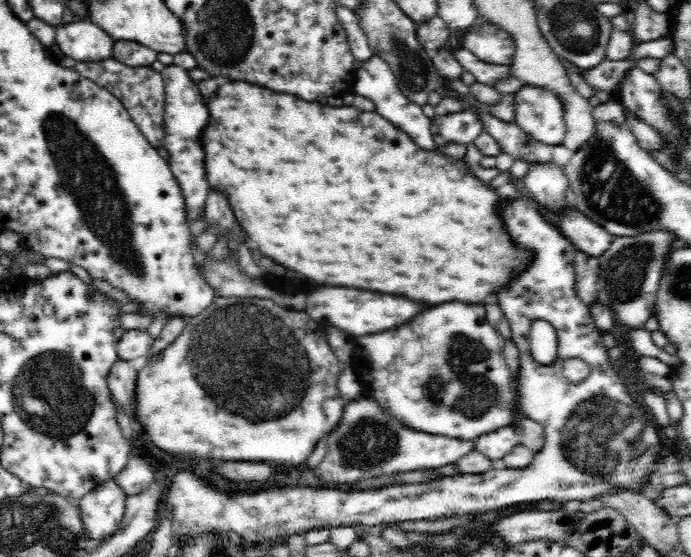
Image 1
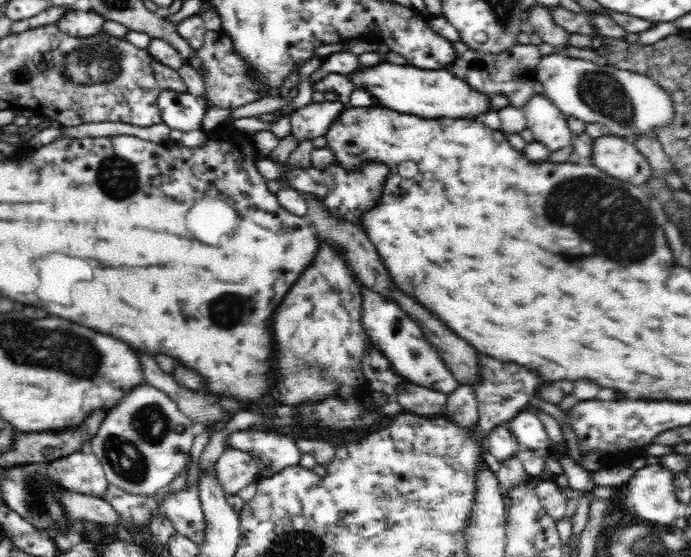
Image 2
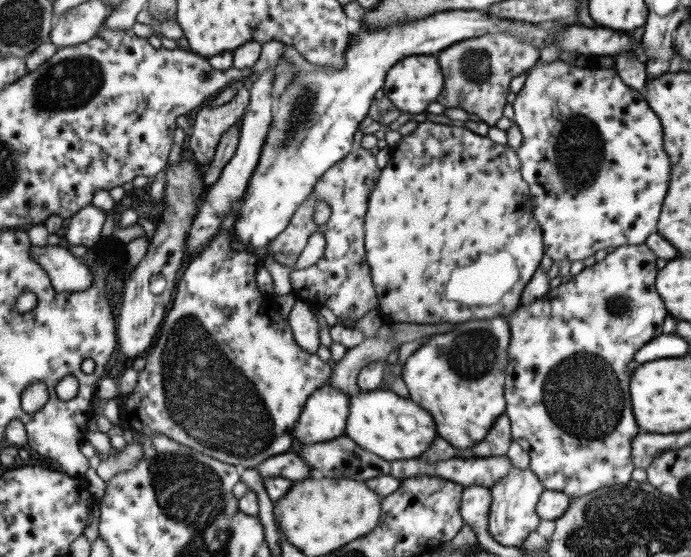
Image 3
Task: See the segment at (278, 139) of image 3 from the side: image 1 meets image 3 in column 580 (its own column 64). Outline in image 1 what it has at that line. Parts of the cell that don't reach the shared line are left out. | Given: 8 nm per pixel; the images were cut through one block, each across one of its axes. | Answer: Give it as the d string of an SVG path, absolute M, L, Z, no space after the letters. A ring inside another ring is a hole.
M90 20L56 26L56 44L64 52L64 62L102 62L112 58L114 38Z

